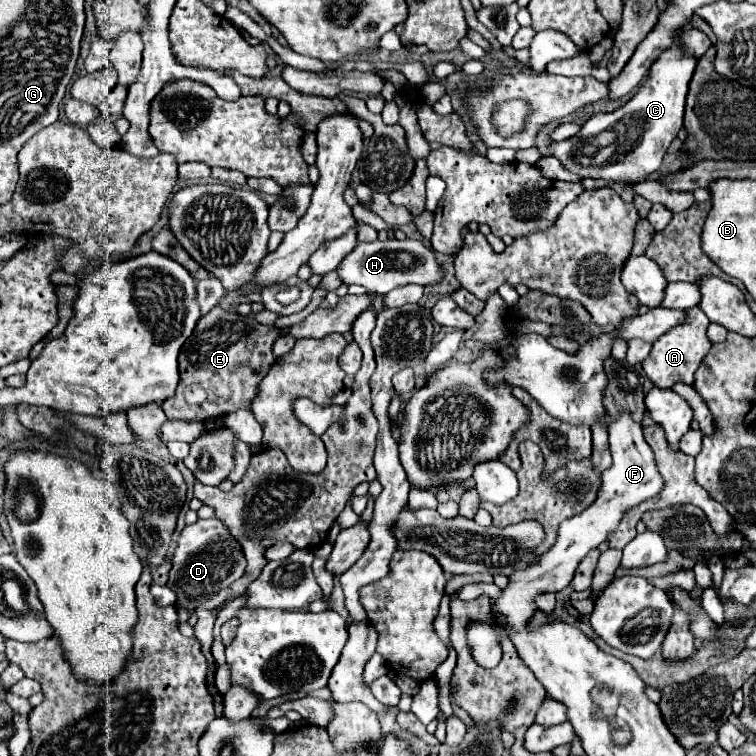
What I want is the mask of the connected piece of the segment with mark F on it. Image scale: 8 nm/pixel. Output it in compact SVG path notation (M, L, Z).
M624 411L616 421L610 423L608 433L610 433L610 451L614 463L608 471L604 471L602 485L598 489L594 503L586 507L580 515L574 515L564 523L560 523L560 531L554 547L548 553L540 555L540 559L530 567L522 571L514 571L502 597L494 601L496 611L506 615L508 627L522 629L530 619L530 615L536 611L536 603L534 603L536 593L564 589L572 581L578 563L586 557L590 549L598 547L608 539L608 535L620 525L622 515L626 515L632 507L640 505L646 499L656 497L662 491L664 479L660 477L660 471L656 467L652 447L646 443L642 435L642 425L632 421L630 413Z

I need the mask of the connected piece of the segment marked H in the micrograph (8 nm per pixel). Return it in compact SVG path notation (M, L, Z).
M388 239L388 241L370 241L370 243L358 243L346 257L340 267L336 267L338 277L342 279L344 285L362 285L370 293L382 293L386 295L394 287L416 283L416 285L430 285L440 281L440 263L434 257L434 251L414 239L398 241L398 239Z

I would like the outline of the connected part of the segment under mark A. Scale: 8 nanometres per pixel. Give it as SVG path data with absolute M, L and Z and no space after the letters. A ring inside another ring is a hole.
M692 307L690 321L680 323L680 327L674 327L672 331L664 333L660 339L656 339L652 343L652 351L650 351L648 359L644 359L642 367L644 367L644 373L654 381L654 385L672 387L678 381L684 381L684 383L694 381L694 373L696 373L698 365L704 359L704 355L710 351L710 345L712 345L706 335L708 325L710 325L710 321L700 311L700 307Z

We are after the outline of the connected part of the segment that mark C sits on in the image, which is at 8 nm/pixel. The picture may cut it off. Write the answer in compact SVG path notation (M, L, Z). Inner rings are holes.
M676 39L674 45L668 47L660 55L660 59L656 59L642 87L628 103L624 103L620 109L612 113L592 115L570 139L550 141L548 143L550 155L556 157L568 173L576 173L580 177L594 177L606 181L612 179L620 183L636 183L648 179L650 173L654 173L662 165L662 159L672 139L678 135L682 127L684 101L694 67L696 57L684 55L680 51L680 41ZM610 157L612 163L608 163Z

